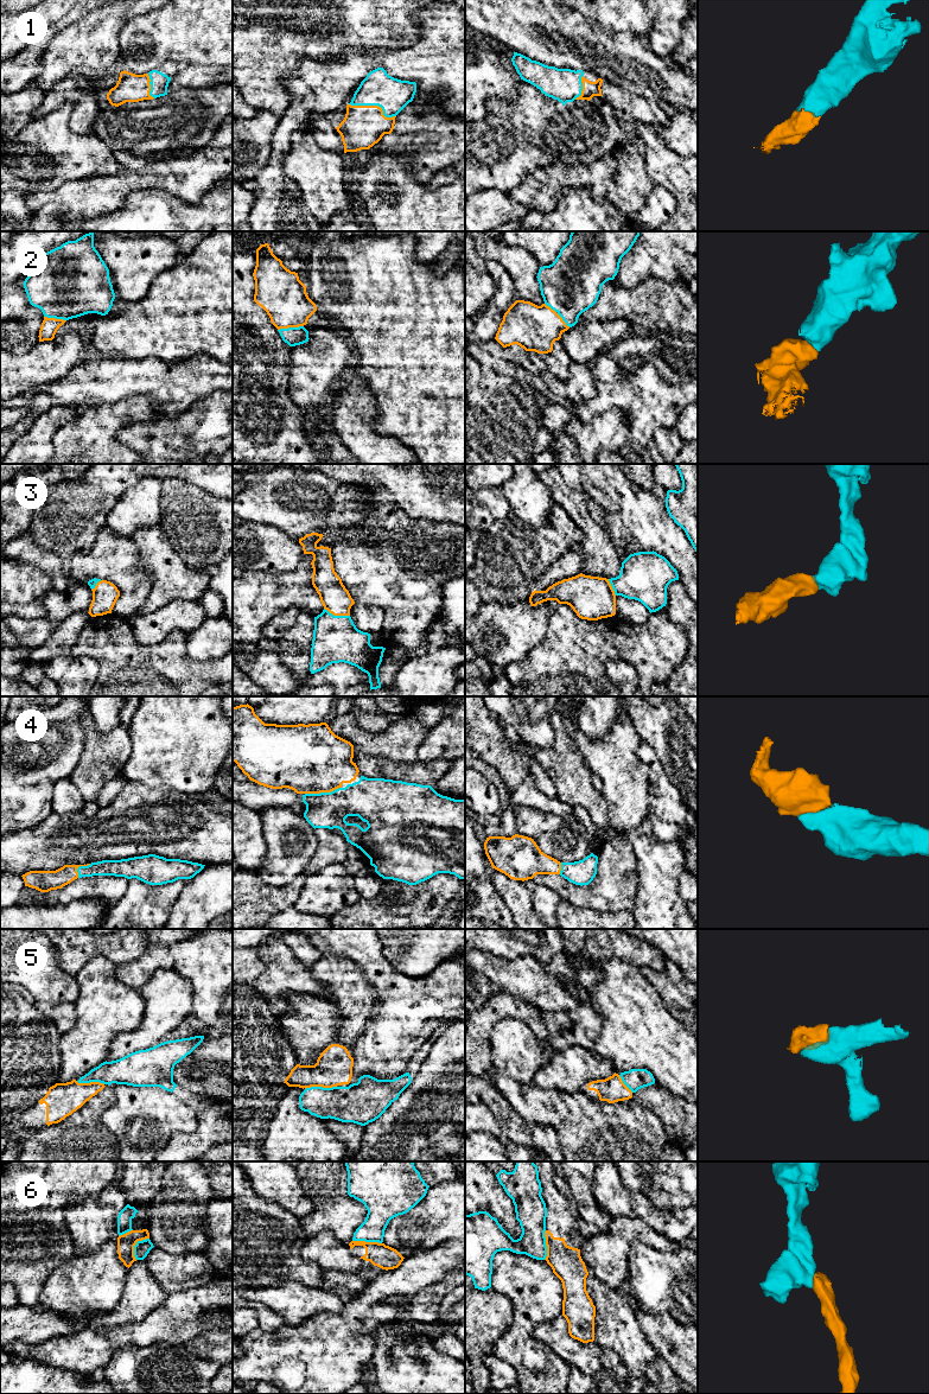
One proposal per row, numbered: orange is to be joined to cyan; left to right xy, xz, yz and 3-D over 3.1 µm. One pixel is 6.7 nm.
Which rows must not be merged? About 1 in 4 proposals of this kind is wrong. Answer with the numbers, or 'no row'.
6

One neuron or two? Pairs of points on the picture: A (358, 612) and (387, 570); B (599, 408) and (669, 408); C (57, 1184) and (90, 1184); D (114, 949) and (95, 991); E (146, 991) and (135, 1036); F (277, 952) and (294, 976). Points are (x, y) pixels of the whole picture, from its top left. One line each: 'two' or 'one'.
A: two
B: one
C: one
D: two
E: one
F: one

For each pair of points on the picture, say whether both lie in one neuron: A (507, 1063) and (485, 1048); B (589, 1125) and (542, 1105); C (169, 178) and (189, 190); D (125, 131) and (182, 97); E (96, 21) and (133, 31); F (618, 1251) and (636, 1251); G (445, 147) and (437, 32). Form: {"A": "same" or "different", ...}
{"A": "different", "B": "same", "C": "same", "D": "same", "E": "different", "F": "different", "G": "different"}

